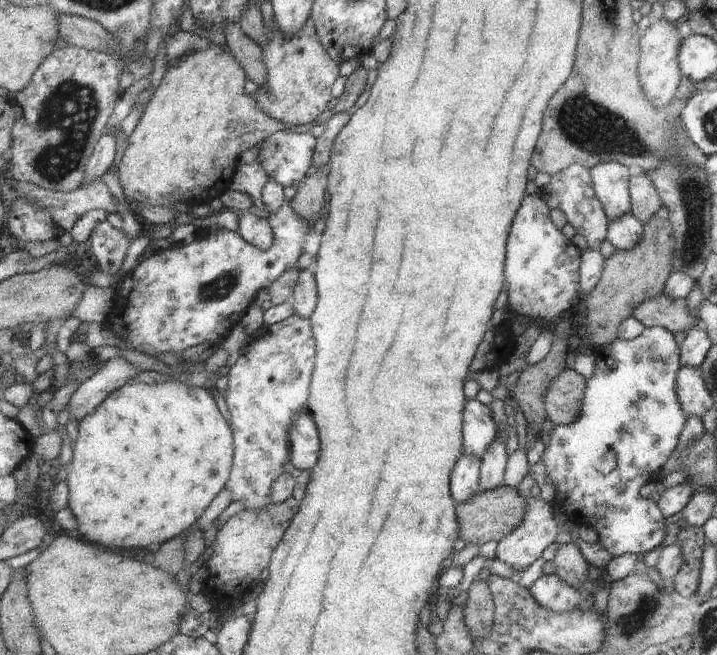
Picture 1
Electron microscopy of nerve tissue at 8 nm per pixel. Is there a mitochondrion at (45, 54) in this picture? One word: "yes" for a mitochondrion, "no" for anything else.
no

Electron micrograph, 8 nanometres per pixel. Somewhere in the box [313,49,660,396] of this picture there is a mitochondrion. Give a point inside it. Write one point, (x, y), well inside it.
(593, 129)

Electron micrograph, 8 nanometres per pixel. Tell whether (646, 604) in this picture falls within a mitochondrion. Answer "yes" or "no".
yes

